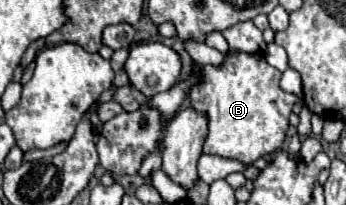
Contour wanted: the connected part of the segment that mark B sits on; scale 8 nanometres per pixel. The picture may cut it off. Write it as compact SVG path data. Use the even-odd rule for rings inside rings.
M230 49L230 53L224 57L224 63L222 63L222 65L200 65L200 63L198 63L198 67L202 67L202 83L198 83L198 87L192 87L192 89L190 89L190 105L192 105L192 109L196 109L198 113L206 115L206 119L208 119L208 137L206 137L206 141L204 141L204 153L208 153L208 155L222 155L222 157L226 157L226 159L234 159L234 161L240 161L240 163L244 163L244 165L250 165L250 163L254 163L258 157L264 157L264 155L268 155L268 153L274 153L274 151L282 149L284 137L286 137L286 129L288 129L288 117L290 117L290 113L292 113L294 103L300 103L302 99L300 99L298 95L290 95L290 93L286 93L286 91L280 89L278 81L280 81L280 75L282 75L282 73L280 73L278 69L272 69L272 67L266 63L266 59L264 59L262 53L250 53L250 55L246 55L244 51L232 51L232 49Z

